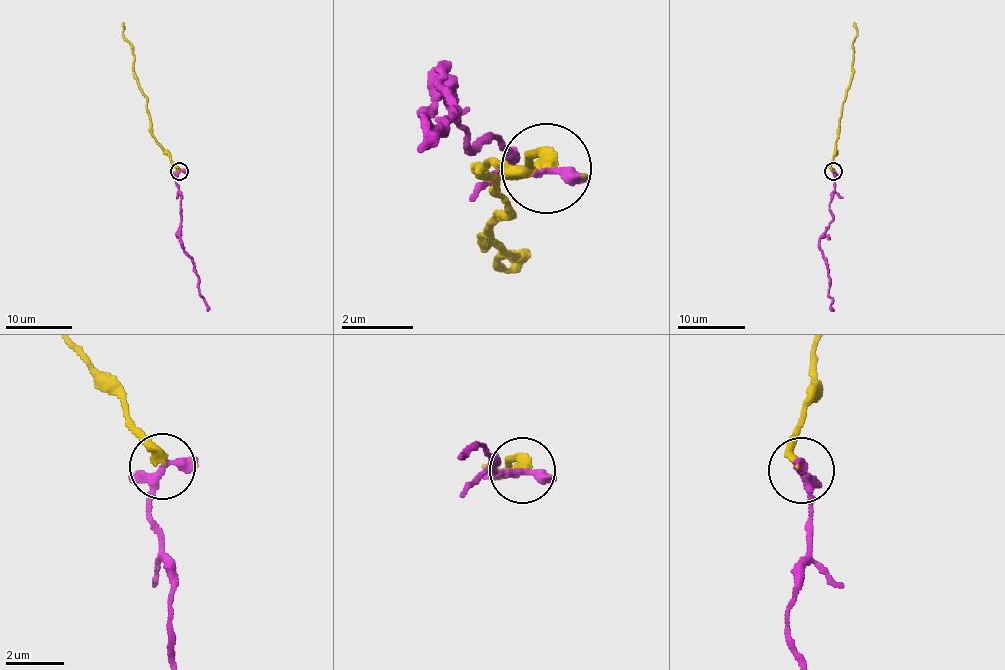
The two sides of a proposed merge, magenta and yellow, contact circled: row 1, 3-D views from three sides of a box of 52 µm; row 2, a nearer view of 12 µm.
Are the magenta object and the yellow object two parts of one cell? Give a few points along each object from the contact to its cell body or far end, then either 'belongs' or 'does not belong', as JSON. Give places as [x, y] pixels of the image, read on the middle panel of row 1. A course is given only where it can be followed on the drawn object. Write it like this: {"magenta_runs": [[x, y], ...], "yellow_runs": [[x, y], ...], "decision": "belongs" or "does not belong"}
{"magenta_runs": [[544, 166], [500, 168], [499, 140], [469, 149], [436, 63], [454, 109], [423, 117], [417, 152]], "yellow_runs": [[544, 166], [543, 153], [480, 173], [514, 210], [487, 245], [525, 257], [496, 265], [529, 254]], "decision": "belongs"}

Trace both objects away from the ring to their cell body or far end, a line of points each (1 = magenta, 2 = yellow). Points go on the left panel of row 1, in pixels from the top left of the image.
1: (178, 170), (176, 186), (181, 203), (180, 245), (192, 259), (207, 311)
2: (178, 170), (152, 133), (147, 97), (134, 72), (132, 47), (123, 36), (123, 22)

